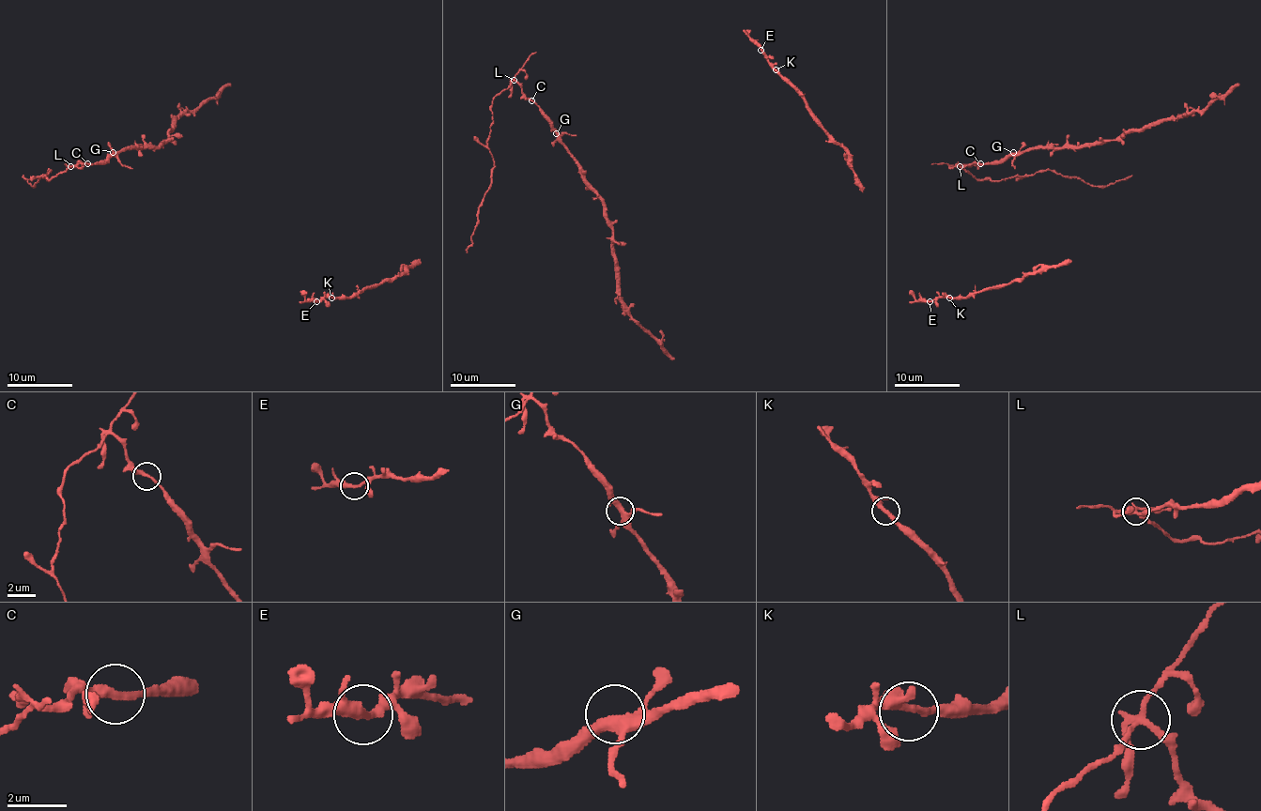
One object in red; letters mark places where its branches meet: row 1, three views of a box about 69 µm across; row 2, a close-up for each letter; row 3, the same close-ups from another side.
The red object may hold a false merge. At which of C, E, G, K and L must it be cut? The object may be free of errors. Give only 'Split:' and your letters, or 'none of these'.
Split: L

